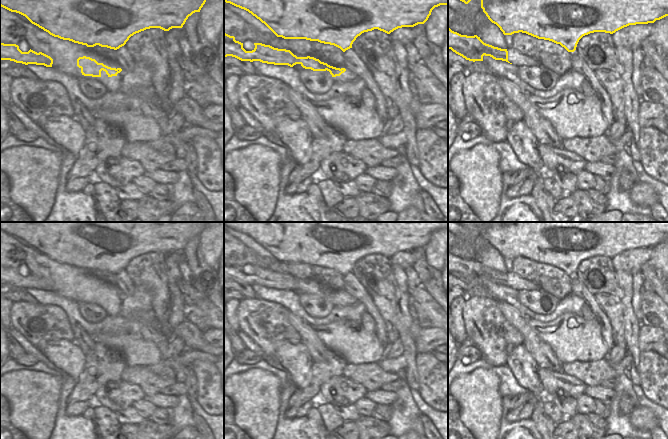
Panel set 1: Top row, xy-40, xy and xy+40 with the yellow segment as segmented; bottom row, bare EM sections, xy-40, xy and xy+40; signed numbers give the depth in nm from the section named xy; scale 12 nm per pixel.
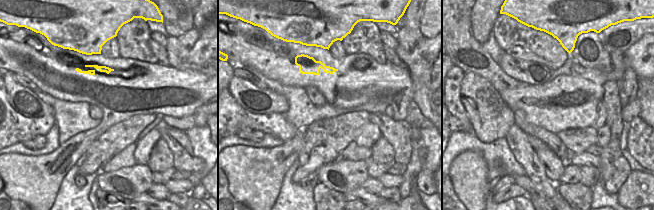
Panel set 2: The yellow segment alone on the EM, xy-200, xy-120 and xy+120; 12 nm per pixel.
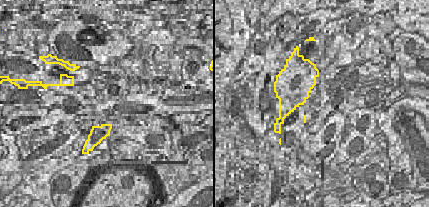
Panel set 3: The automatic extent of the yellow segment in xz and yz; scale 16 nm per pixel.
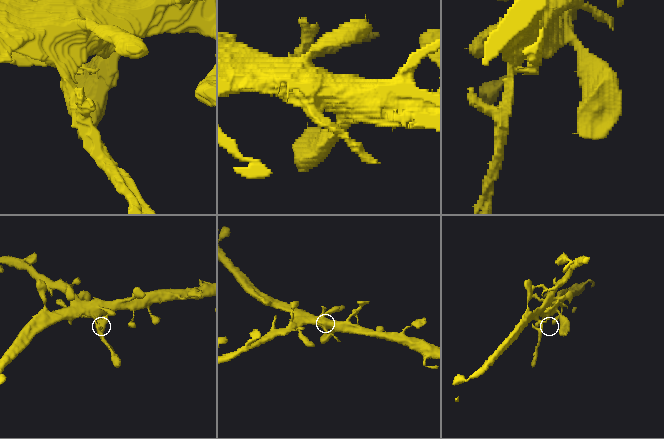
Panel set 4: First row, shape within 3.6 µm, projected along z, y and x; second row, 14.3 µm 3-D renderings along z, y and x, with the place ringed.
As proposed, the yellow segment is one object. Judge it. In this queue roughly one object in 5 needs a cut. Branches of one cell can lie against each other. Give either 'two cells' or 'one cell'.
one cell

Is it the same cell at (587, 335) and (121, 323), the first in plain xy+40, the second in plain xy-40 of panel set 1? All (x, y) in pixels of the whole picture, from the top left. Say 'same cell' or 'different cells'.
different cells

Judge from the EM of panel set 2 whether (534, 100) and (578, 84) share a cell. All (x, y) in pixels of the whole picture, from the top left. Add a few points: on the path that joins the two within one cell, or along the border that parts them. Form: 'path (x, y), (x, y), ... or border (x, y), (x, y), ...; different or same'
path (545, 100), (556, 96), (562, 90), (567, 90); same

